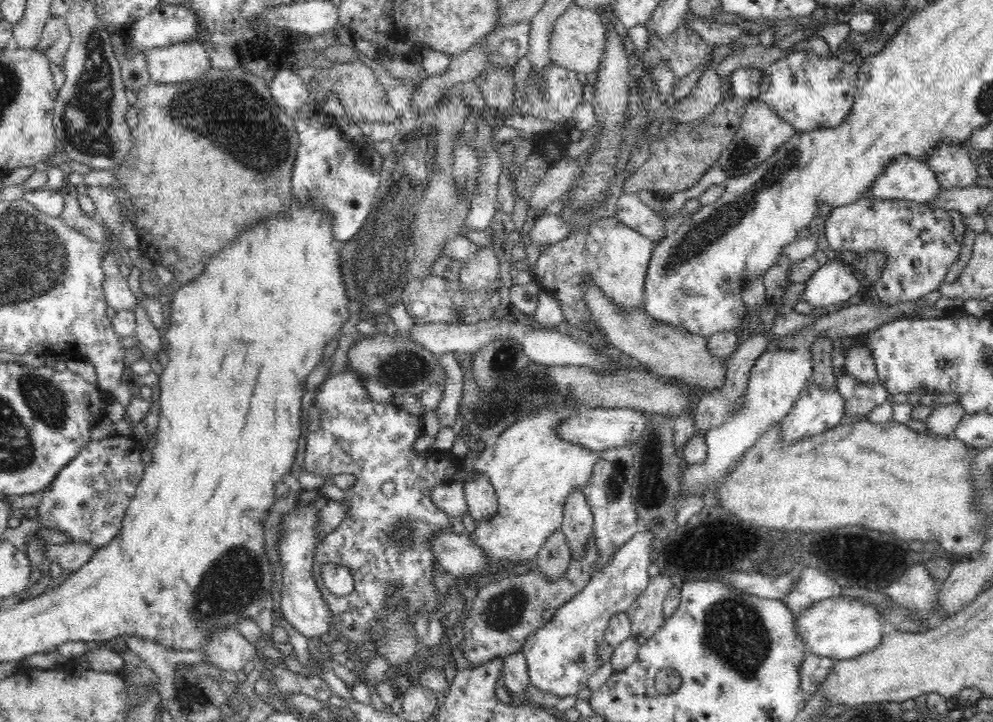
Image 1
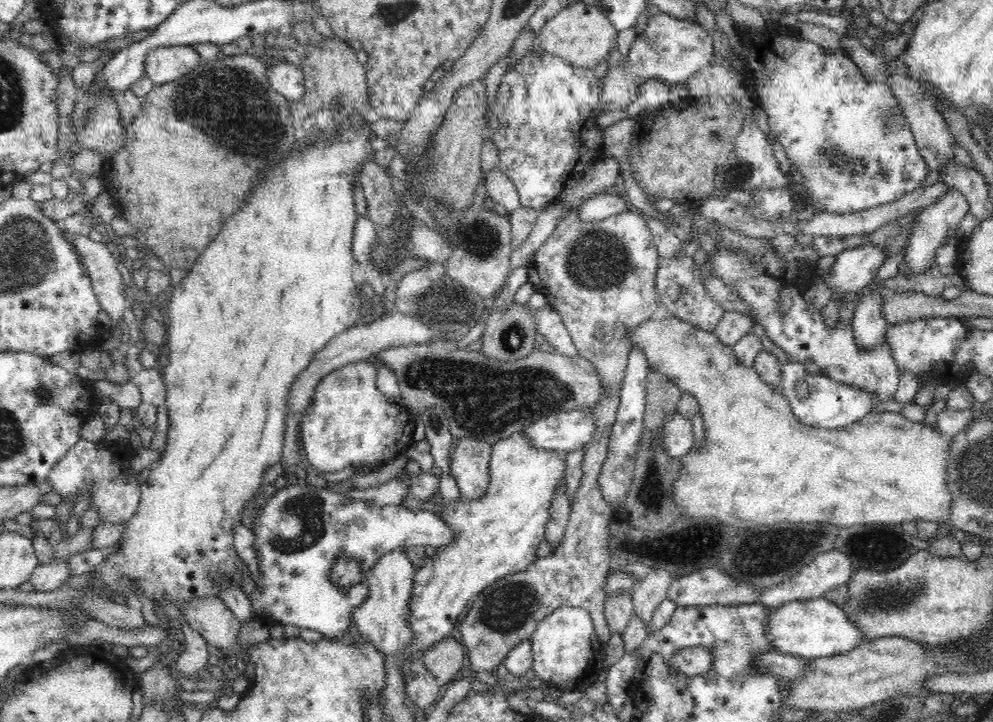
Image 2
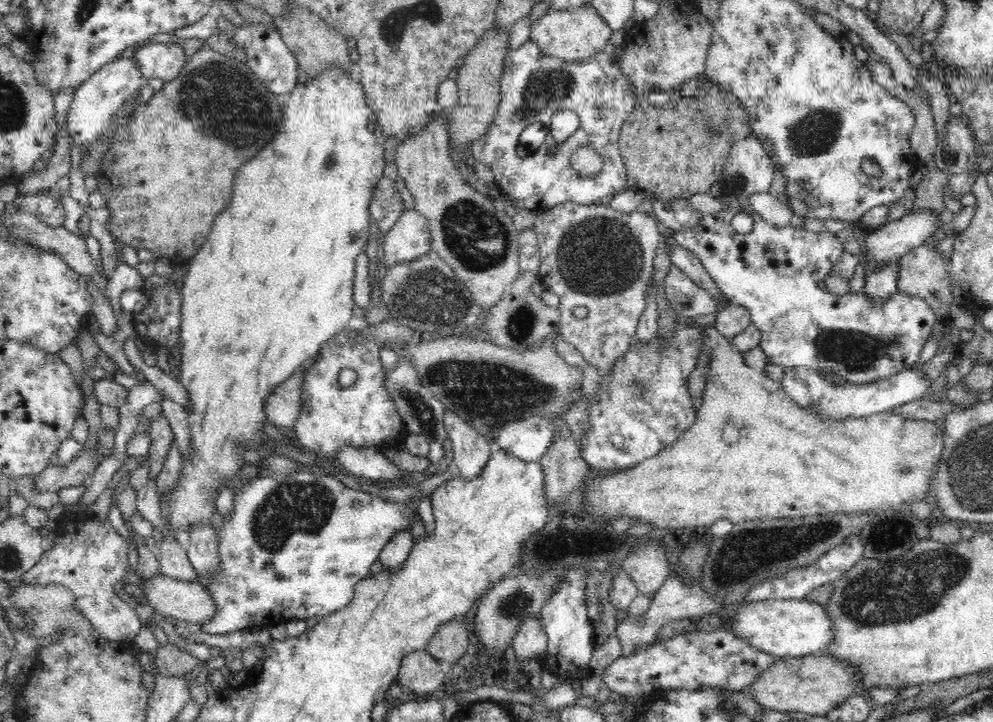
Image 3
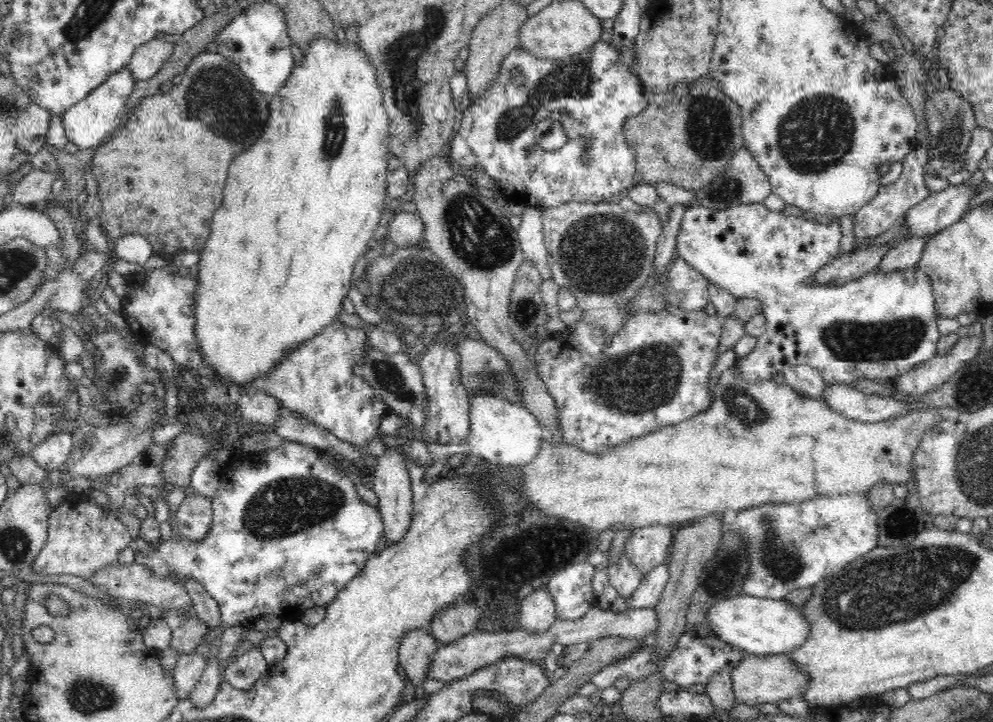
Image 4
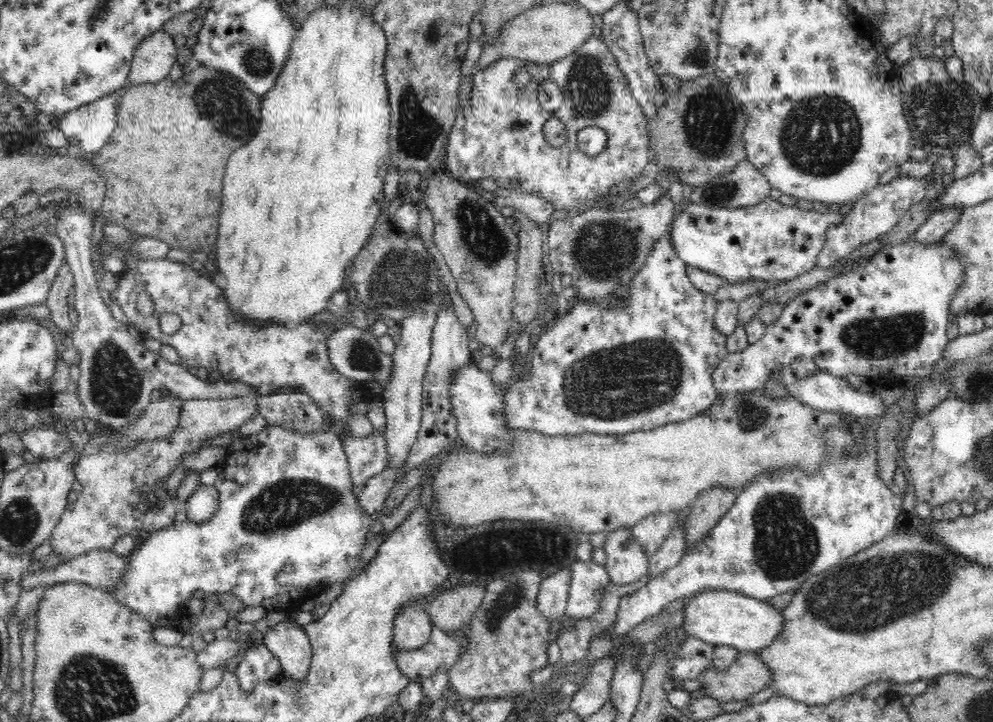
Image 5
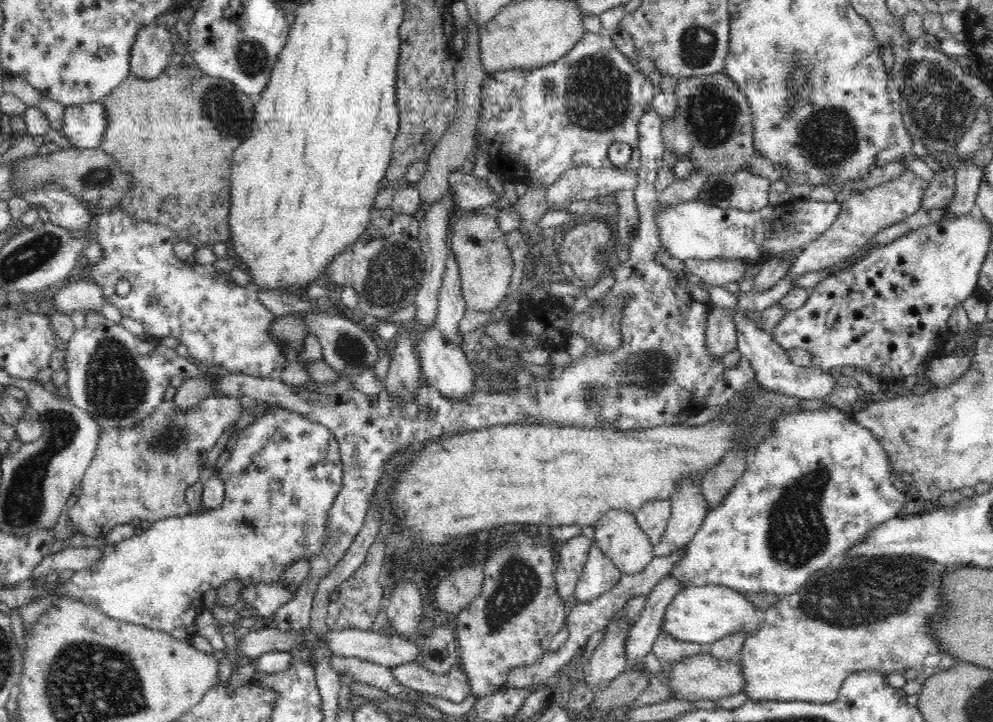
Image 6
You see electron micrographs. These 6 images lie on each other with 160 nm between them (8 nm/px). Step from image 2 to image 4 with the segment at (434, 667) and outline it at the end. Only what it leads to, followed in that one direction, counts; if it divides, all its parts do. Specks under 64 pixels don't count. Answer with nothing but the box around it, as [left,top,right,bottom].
[430,600,483,646]

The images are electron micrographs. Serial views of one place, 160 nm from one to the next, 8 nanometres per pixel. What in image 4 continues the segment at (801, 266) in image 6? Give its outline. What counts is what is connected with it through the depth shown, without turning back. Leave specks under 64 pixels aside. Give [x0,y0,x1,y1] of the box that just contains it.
[853,146,931,241]

